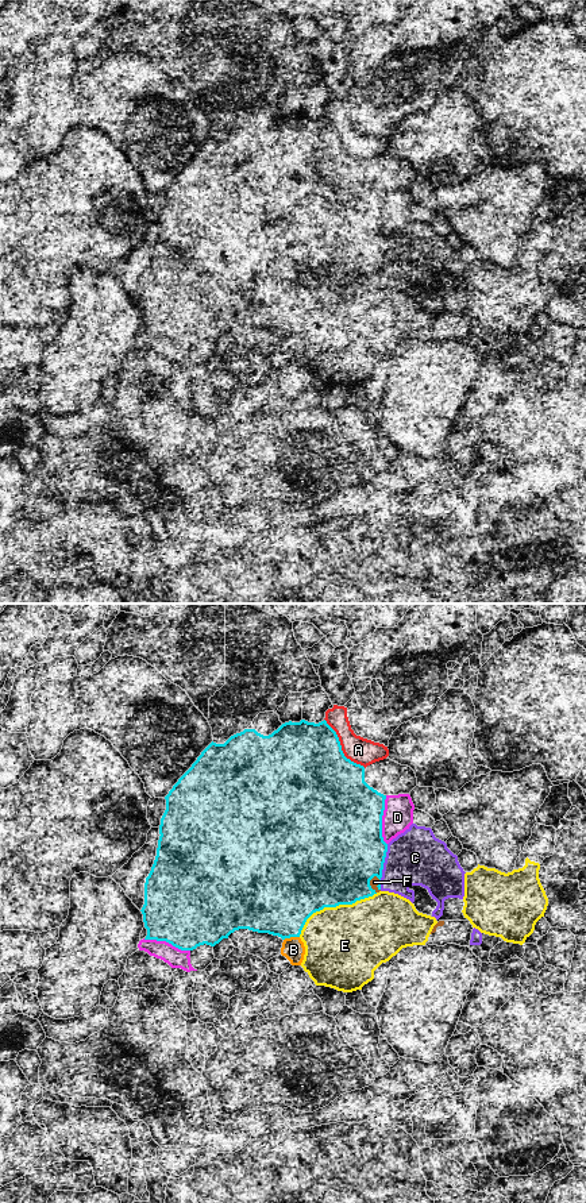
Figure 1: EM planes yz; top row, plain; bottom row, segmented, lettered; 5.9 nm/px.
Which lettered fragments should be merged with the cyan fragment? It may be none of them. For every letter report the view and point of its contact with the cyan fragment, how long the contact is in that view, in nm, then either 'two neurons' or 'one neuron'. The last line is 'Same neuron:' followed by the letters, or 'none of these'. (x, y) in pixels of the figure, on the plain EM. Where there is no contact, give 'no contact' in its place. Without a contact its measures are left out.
A: yz (340, 142) | 380 nm | two neurons
B: yz (290, 331) | 100 nm | two neurons
C: yz (384, 257) | 220 nm | two neurons
D: yz (381, 215) | 300 nm | two neurons
E: yz (334, 301) | 550 nm | two neurons
F: yz (369, 280) | 110 nm | one neuron
Same neuron: F

